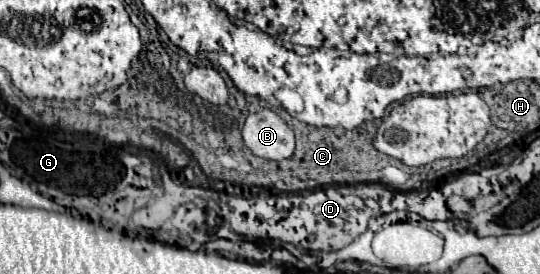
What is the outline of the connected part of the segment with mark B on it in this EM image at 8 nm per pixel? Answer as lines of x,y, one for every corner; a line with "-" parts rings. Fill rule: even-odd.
272,109
248,115
242,127
244,145
262,159
288,159
294,153
294,133

